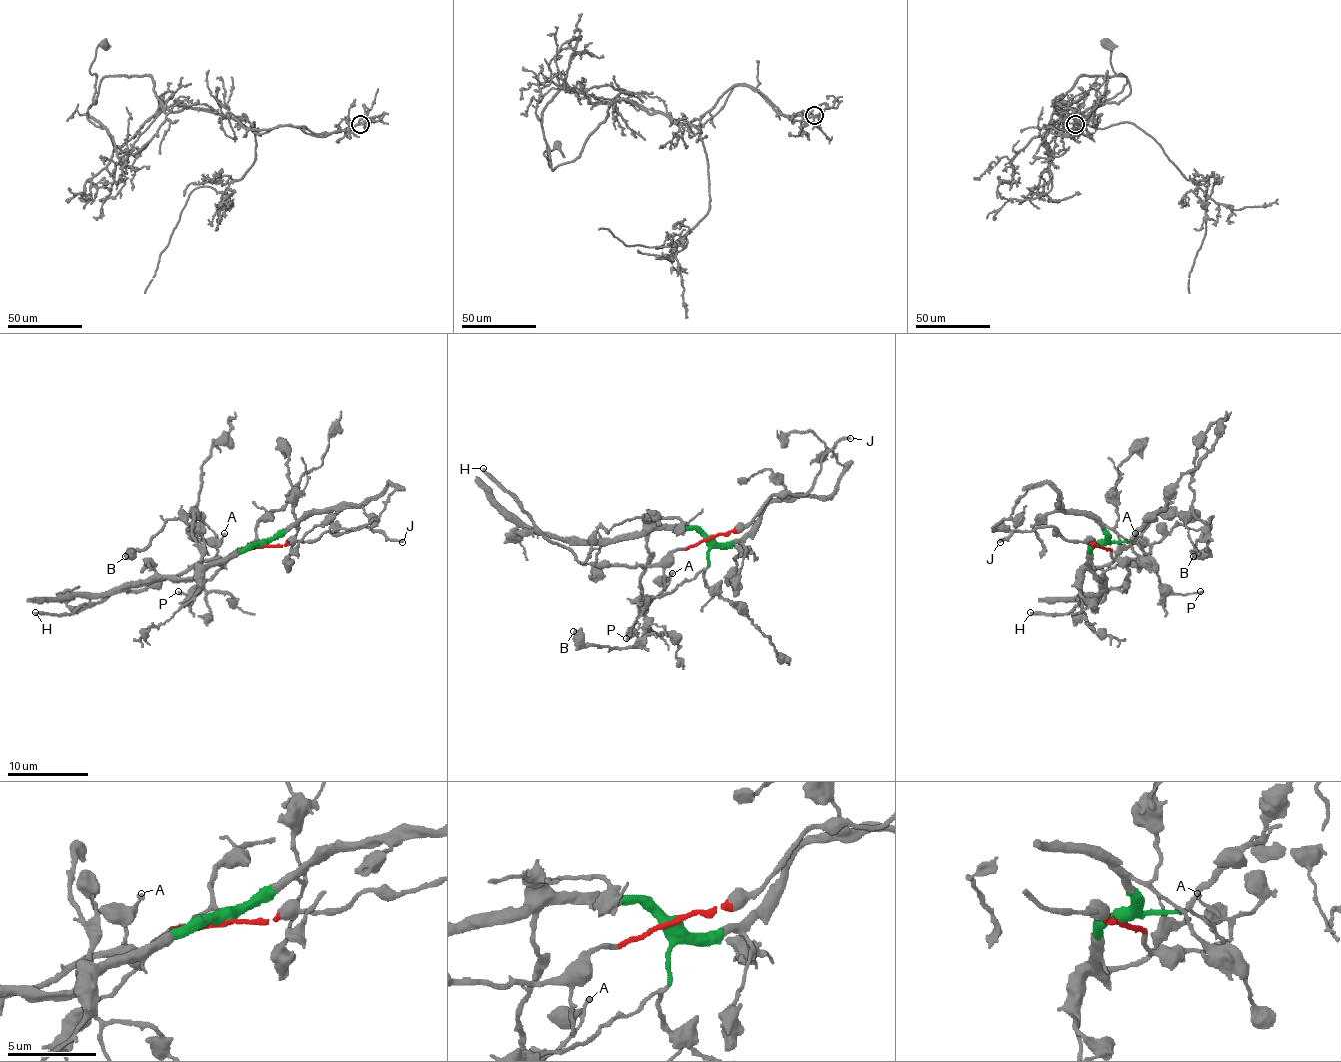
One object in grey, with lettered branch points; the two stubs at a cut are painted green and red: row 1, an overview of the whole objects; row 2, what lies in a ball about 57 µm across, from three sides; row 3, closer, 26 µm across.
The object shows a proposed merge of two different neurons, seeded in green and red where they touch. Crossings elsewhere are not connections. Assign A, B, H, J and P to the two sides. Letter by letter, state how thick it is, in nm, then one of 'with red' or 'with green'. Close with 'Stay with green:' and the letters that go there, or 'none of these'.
A: 190 nm thick; with red
B: 440 nm thick; with green
H: 280 nm thick; with red
J: 220 nm thick; with red
P: 170 nm thick; with green
Stay with green: B, P

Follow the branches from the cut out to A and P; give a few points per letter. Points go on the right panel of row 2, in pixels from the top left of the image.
A: (1100, 546), (1114, 558), (1140, 558), (1149, 552), (1149, 546), (1134, 532)
P: (1100, 546), (1130, 540), (1149, 556), (1165, 587), (1183, 595), (1201, 591)

